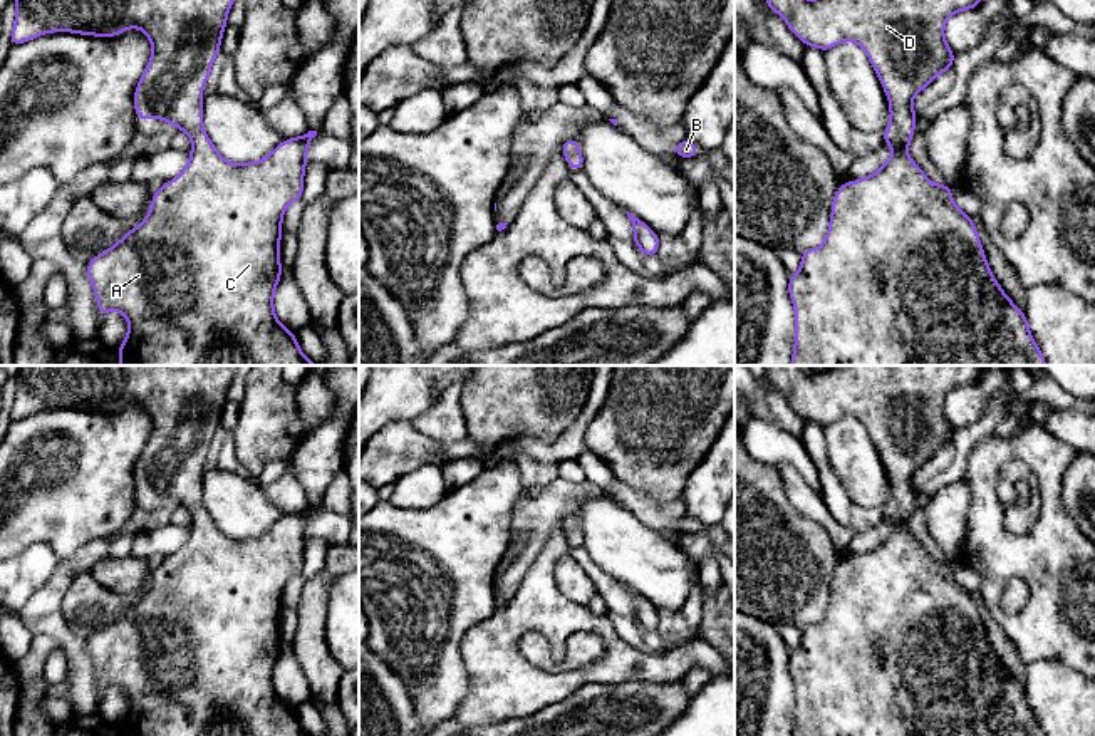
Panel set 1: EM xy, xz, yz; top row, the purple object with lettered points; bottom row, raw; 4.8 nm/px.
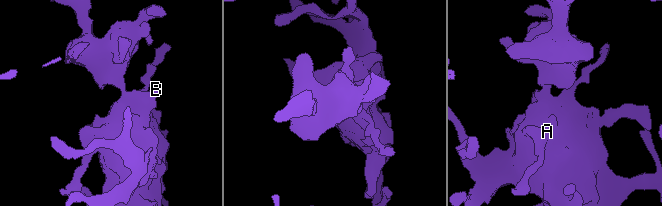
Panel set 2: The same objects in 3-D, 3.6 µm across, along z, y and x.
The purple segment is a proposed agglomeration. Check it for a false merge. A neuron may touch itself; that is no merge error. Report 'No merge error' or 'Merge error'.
No merge error

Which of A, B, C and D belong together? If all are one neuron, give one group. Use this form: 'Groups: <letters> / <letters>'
Groups: A B C D

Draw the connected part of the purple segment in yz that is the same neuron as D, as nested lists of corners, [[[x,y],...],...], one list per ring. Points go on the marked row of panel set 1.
[[[766,0],[768,10],[780,13],[788,29],[805,44],[828,50],[840,42],[852,40],[869,55],[884,86],[890,106],[890,122],[884,131],[884,143],[892,146],[890,159],[874,174],[864,179],[840,184],[832,201],[832,218],[825,241],[818,248],[802,253],[800,270],[790,277],[788,292],[795,305],[795,349],[791,365],[1046,365],[1033,340],[1025,314],[1004,295],[994,280],[973,218],[961,211],[947,184],[929,181],[922,169],[909,158],[907,148],[916,127],[912,97],[929,86],[941,72],[952,69],[954,52],[944,39],[946,20],[959,12],[978,7],[981,0]]]

